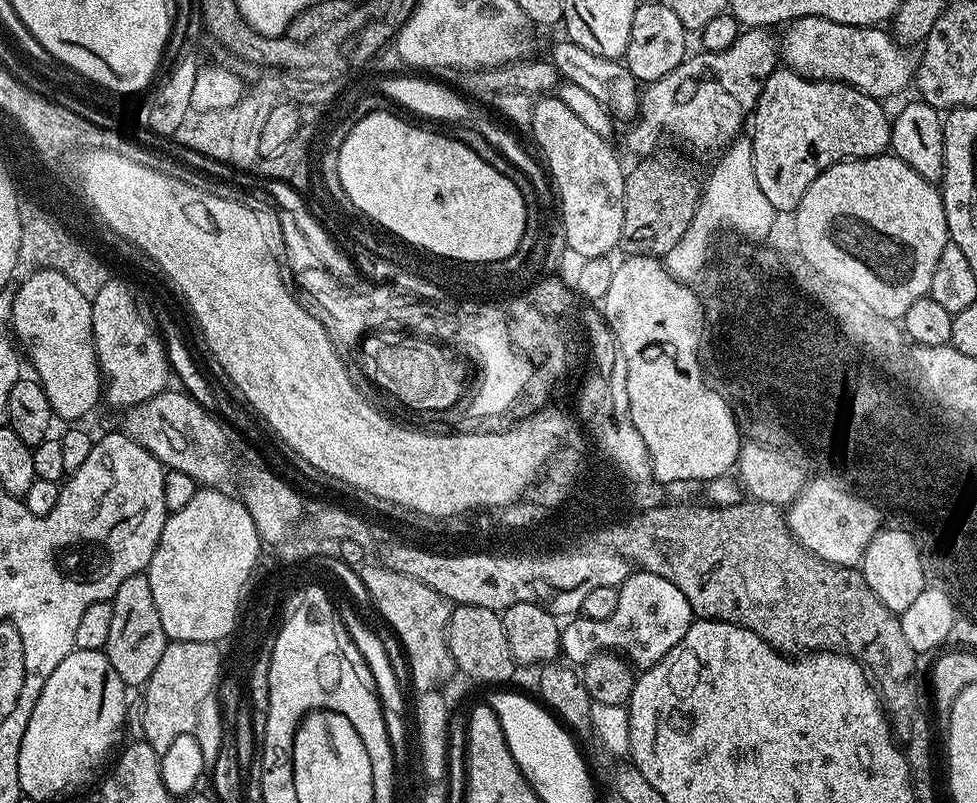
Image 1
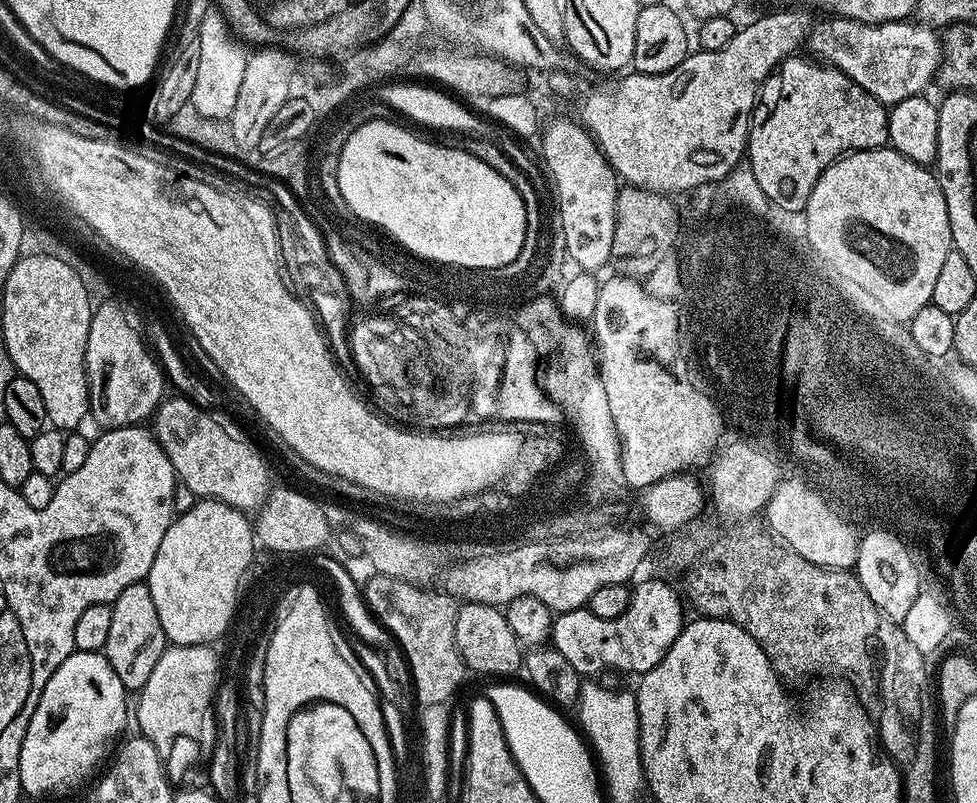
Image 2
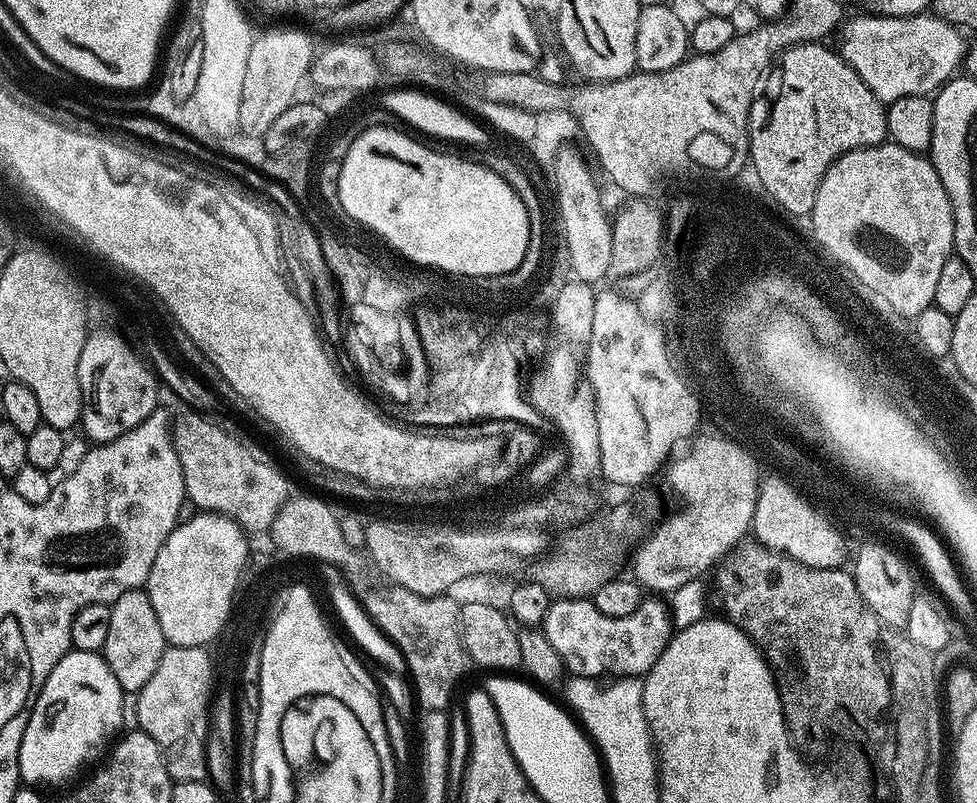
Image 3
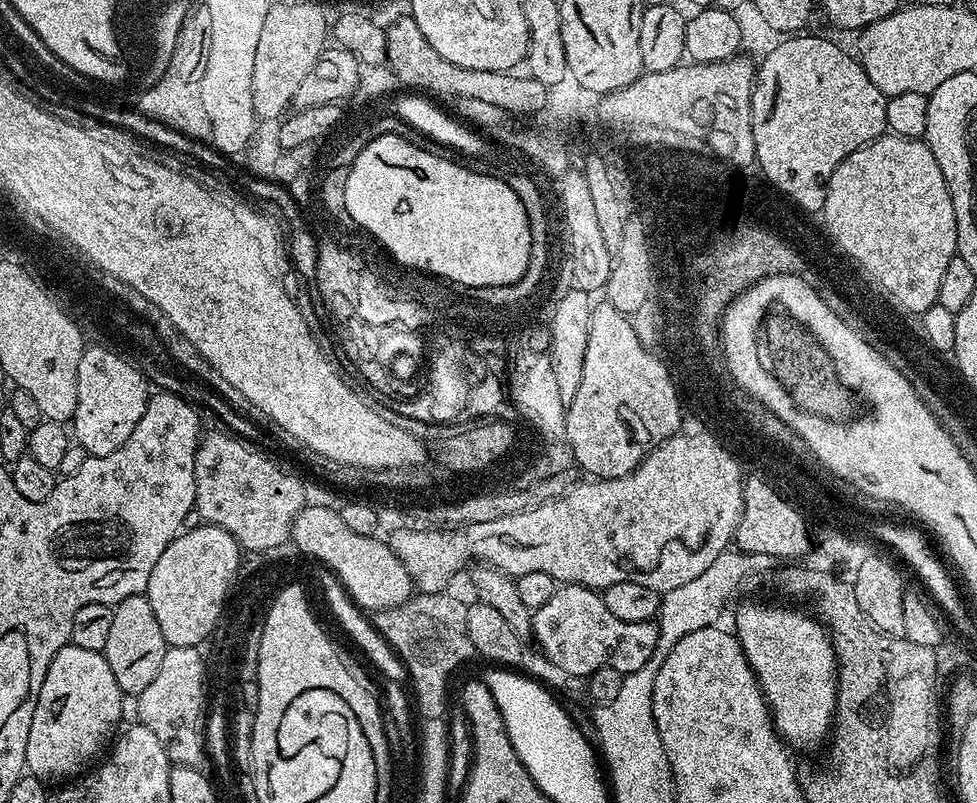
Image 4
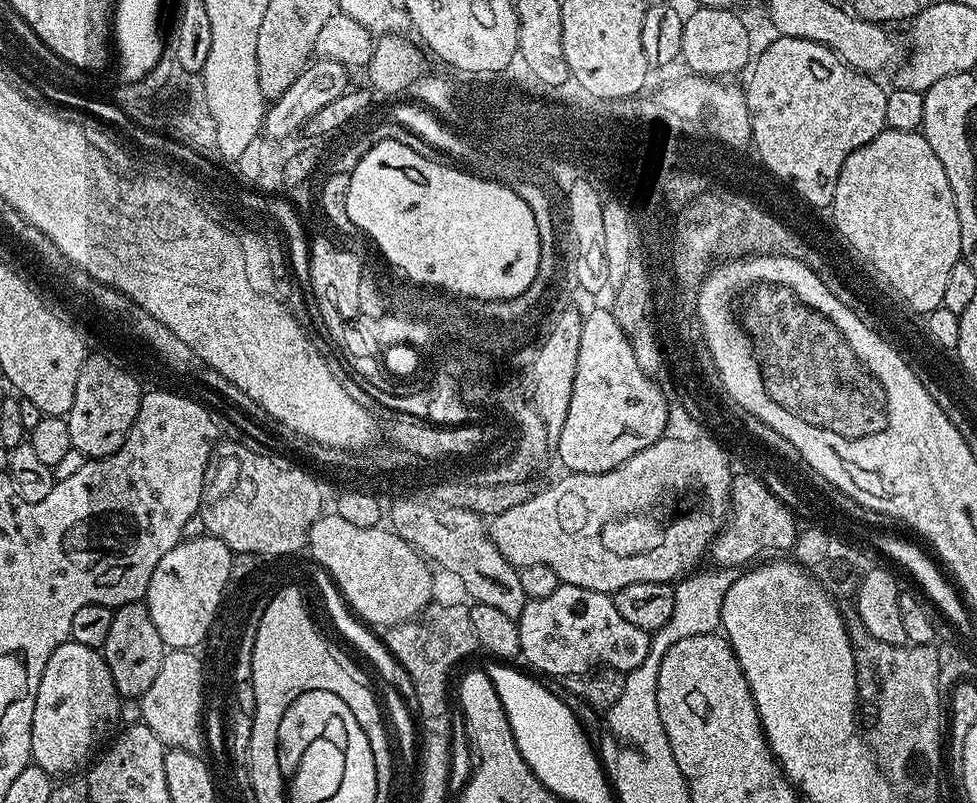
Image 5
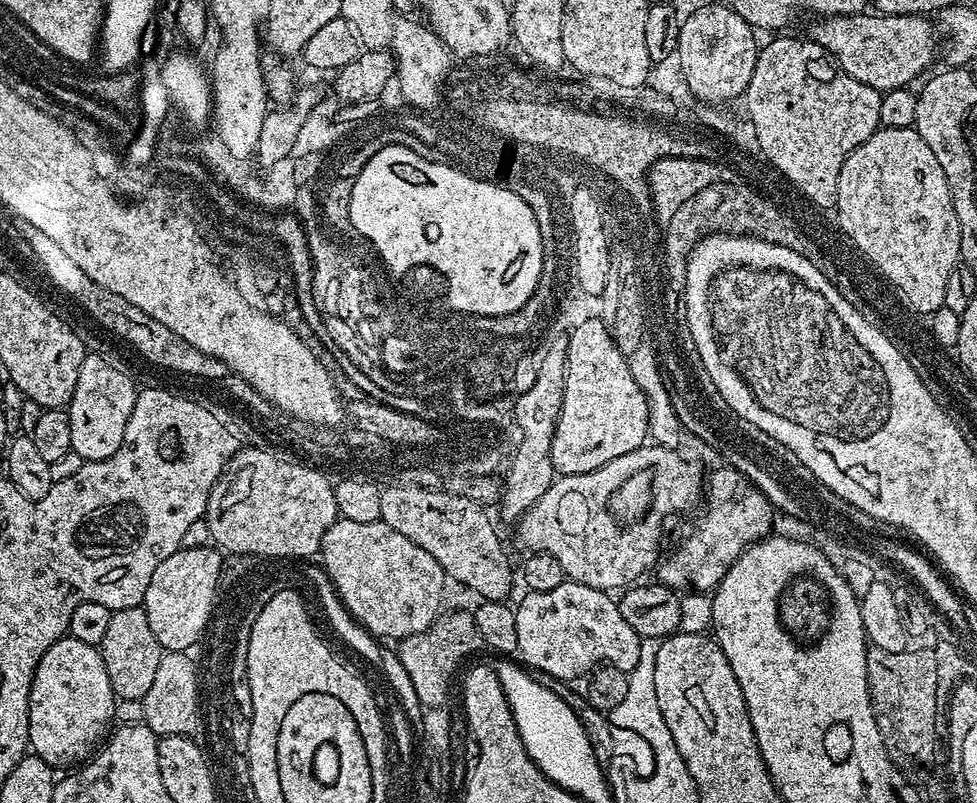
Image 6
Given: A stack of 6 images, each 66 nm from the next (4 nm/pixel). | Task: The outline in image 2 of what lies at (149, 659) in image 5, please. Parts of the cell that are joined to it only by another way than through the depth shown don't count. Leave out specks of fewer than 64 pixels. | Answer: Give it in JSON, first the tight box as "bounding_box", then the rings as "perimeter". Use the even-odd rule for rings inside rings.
{"bounding_box":[103,582,166,689],"perimeter":[[[141,582],[126,586],[126,590],[122,590],[122,594],[118,594],[118,598],[111,605],[110,634],[106,638],[103,655],[107,656],[124,689],[142,689],[166,647],[162,622],[158,622],[158,610],[154,607],[154,598],[150,598],[147,583]]]}

